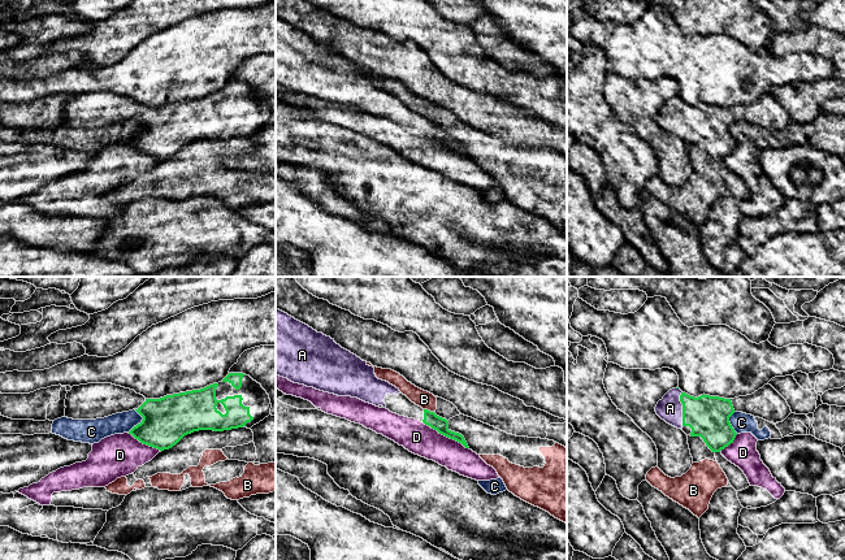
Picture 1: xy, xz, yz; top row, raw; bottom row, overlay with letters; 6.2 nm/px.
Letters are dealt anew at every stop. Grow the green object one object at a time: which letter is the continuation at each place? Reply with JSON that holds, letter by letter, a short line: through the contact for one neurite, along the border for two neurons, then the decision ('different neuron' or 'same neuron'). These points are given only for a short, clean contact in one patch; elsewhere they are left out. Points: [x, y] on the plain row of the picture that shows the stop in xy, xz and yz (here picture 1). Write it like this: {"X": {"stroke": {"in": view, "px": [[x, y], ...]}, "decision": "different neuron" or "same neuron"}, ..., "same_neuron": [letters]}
{"A": {"decision": "same neuron"}, "B": {"decision": "different neuron"}, "C": {"decision": "different neuron"}, "D": {"decision": "different neuron"}, "same_neuron": ["A"]}

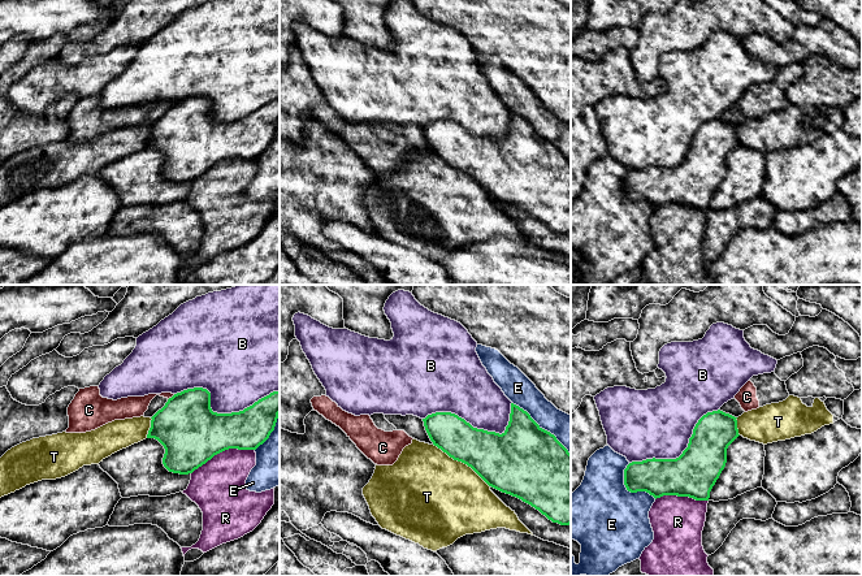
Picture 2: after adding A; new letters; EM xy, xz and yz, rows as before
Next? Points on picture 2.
{"B": {"decision": "different neuron"}, "C": {"decision": "different neuron"}, "E": {"decision": "different neuron"}, "R": {"decision": "different neuron"}, "T": {"decision": "different neuron"}, "same_neuron": []}

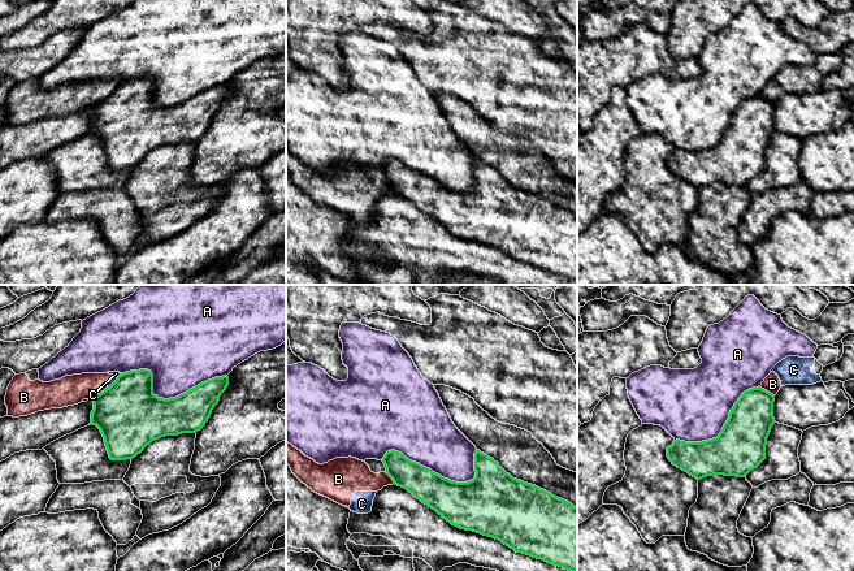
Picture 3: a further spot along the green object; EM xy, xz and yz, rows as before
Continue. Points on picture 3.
{"A": {"decision": "different neuron"}, "B": {"decision": "different neuron"}, "C": {"decision": "different neuron"}, "same_neuron": []}

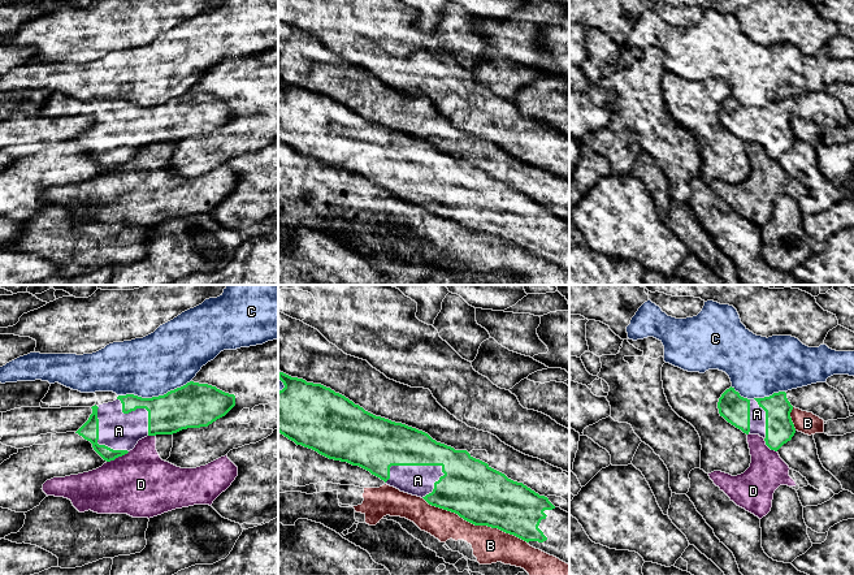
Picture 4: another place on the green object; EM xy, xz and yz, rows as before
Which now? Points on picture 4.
{"A": {"decision": "same neuron"}, "B": {"decision": "different neuron"}, "C": {"decision": "different neuron"}, "D": {"decision": "different neuron"}, "same_neuron": ["A"]}

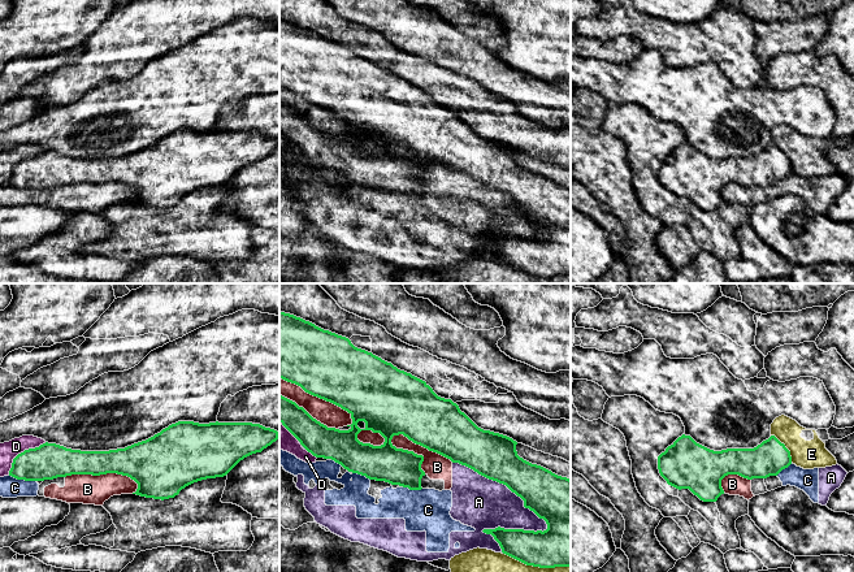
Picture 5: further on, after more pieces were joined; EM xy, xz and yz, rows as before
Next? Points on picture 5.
{"A": {"decision": "different neuron"}, "B": {"decision": "different neuron"}, "C": {"decision": "different neuron"}, "D": {"decision": "different neuron"}, "E": {"decision": "different neuron"}, "same_neuron": []}

